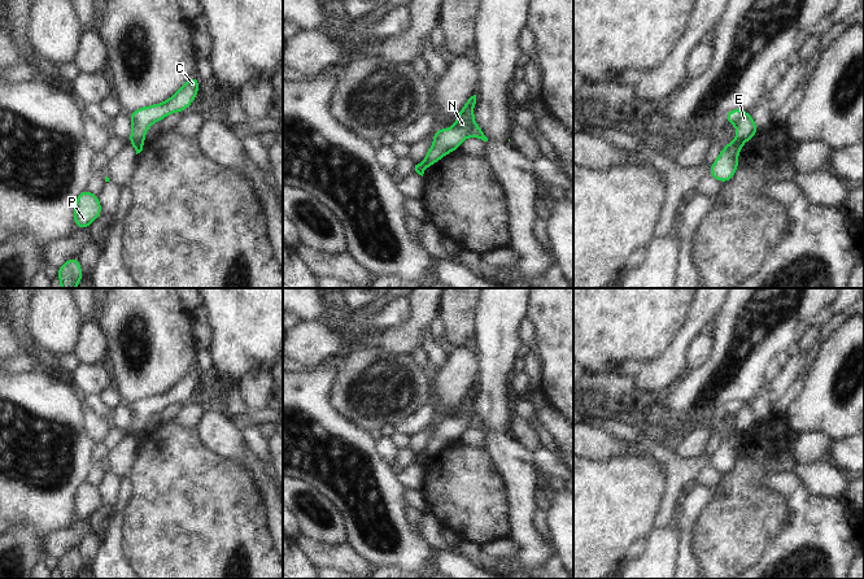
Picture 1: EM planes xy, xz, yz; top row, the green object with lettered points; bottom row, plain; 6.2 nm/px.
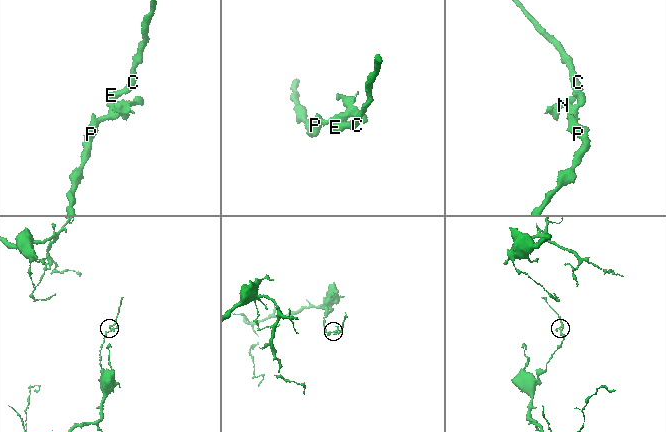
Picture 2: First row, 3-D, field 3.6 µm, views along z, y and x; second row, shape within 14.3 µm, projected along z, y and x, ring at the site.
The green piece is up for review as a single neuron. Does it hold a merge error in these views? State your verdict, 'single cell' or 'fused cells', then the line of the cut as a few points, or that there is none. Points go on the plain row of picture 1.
fused cells; cut yz (734, 431), (741, 436)

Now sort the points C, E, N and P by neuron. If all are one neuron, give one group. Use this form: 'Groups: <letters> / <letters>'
Groups: C E / N P.

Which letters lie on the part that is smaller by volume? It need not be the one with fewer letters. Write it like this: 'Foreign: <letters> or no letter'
Foreign: C, E.

